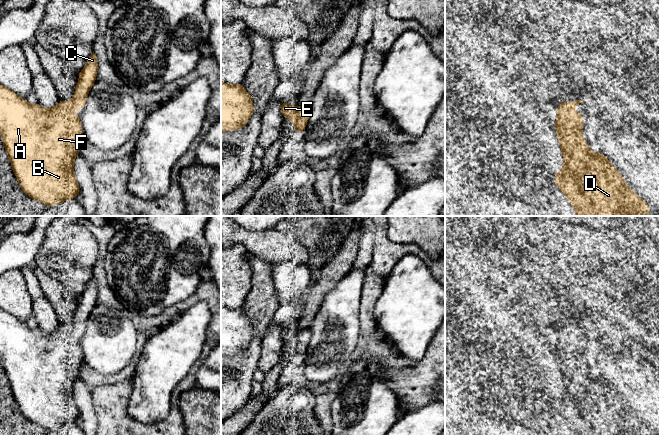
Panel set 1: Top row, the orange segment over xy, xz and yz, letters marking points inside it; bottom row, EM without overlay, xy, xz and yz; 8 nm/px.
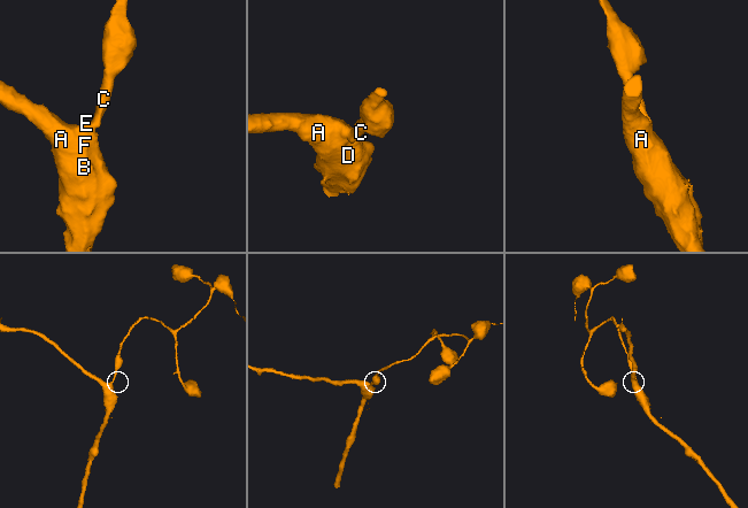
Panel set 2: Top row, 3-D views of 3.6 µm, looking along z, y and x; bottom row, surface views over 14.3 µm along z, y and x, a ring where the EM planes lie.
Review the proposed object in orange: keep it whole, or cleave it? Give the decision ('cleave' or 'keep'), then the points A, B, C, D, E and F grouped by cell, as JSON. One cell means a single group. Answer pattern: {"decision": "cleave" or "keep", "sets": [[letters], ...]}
{"decision": "keep", "sets": [["A", "B", "C", "D", "E", "F"]]}

